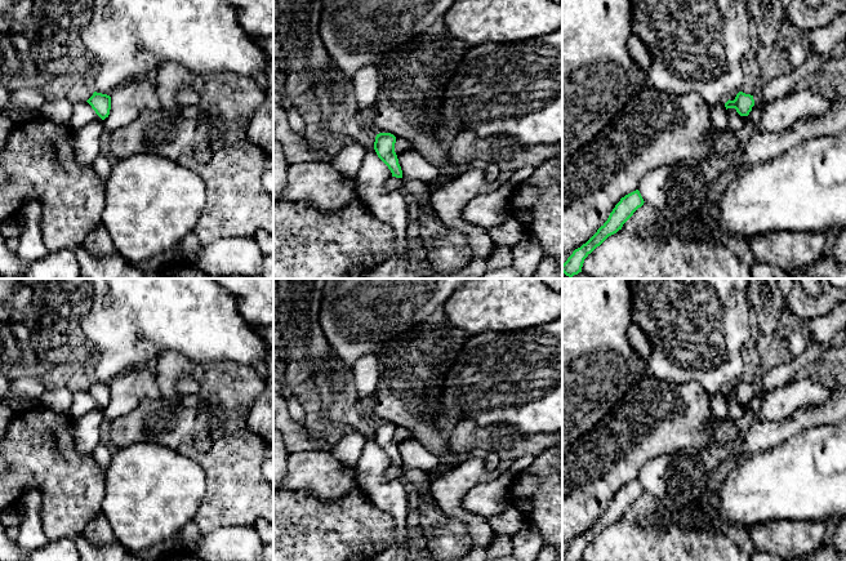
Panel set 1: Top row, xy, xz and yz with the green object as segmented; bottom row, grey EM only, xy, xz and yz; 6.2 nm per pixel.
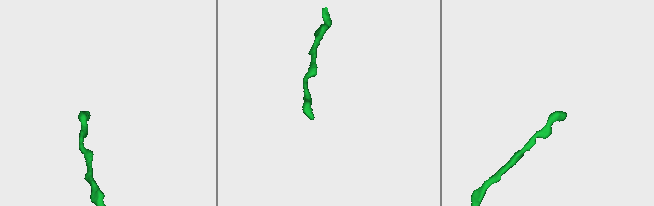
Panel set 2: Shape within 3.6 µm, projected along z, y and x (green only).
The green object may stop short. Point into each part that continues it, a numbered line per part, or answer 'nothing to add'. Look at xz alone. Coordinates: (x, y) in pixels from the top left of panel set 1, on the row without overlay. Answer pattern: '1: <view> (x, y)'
nothing to add

